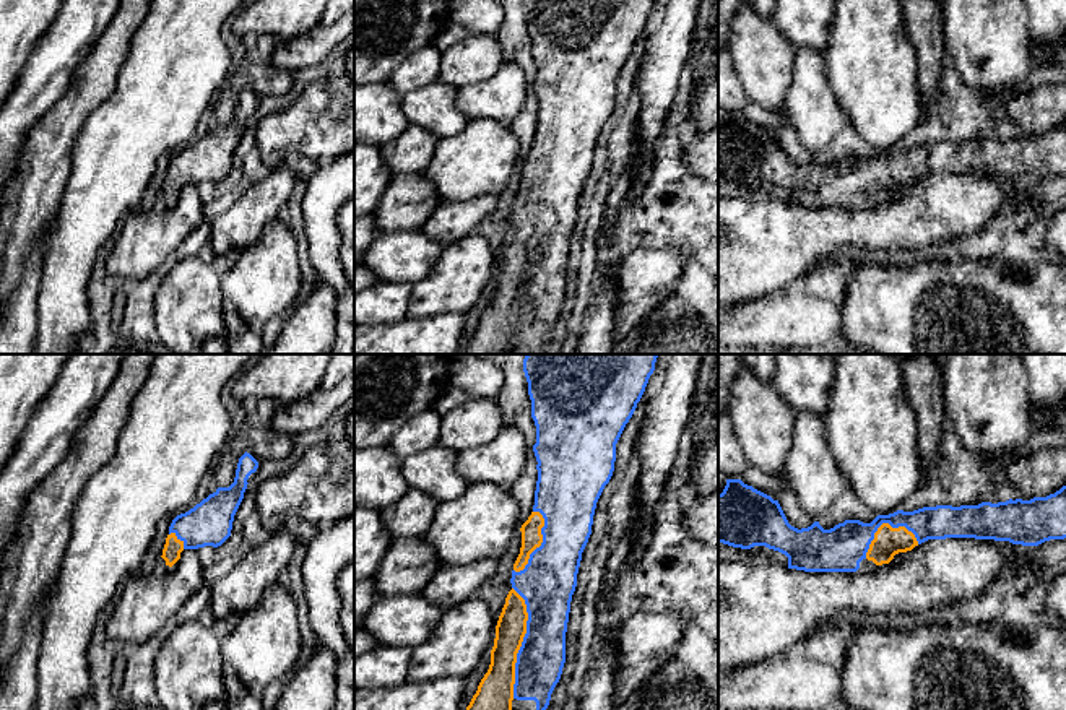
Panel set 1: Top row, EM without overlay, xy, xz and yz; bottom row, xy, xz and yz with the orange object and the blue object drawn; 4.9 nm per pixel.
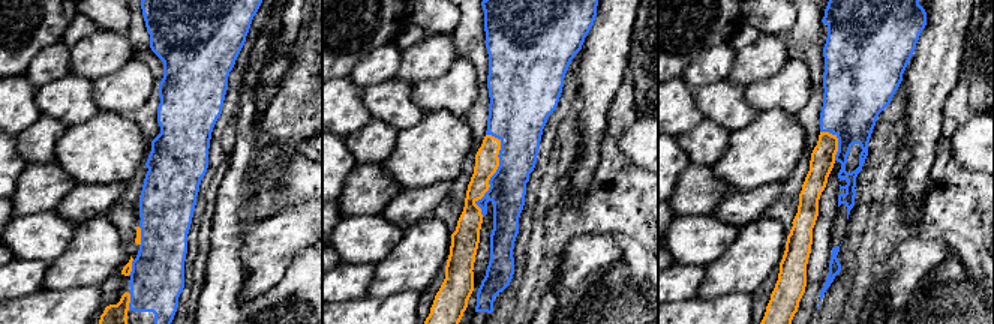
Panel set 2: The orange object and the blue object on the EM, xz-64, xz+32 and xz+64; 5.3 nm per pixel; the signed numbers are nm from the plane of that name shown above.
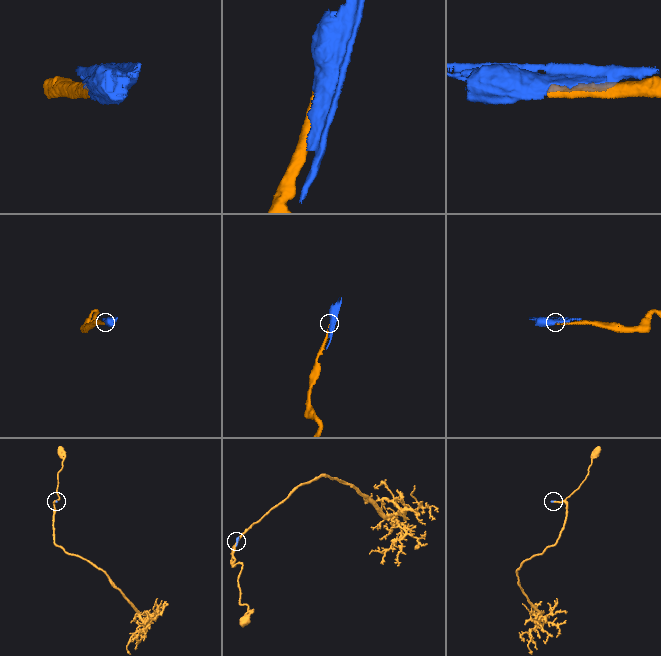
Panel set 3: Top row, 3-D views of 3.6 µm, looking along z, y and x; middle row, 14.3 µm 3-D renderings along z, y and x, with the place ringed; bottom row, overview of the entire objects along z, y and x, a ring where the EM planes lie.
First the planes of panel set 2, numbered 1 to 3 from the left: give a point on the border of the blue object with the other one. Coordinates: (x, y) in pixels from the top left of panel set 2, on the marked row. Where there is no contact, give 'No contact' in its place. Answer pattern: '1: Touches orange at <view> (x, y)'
1: Touches orange at xz-64 (129, 302)
2: Touches orange at xz+32 (494, 173)
3: Touches orange at xz+64 (837, 141)

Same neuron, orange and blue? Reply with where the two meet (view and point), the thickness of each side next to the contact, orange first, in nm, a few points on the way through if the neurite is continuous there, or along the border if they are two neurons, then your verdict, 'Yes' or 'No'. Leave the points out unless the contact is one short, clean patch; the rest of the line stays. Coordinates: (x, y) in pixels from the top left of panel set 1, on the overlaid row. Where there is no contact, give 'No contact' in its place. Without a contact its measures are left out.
Touches orange at xz (522, 640). Thickness 160 nm (orange) against 240 nm. Yes

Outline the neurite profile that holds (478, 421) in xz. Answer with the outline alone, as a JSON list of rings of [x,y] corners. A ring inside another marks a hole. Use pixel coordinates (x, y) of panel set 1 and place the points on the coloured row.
[[[470,398],[442,416],[437,445],[457,452],[491,442],[504,427],[502,411],[494,398]]]

